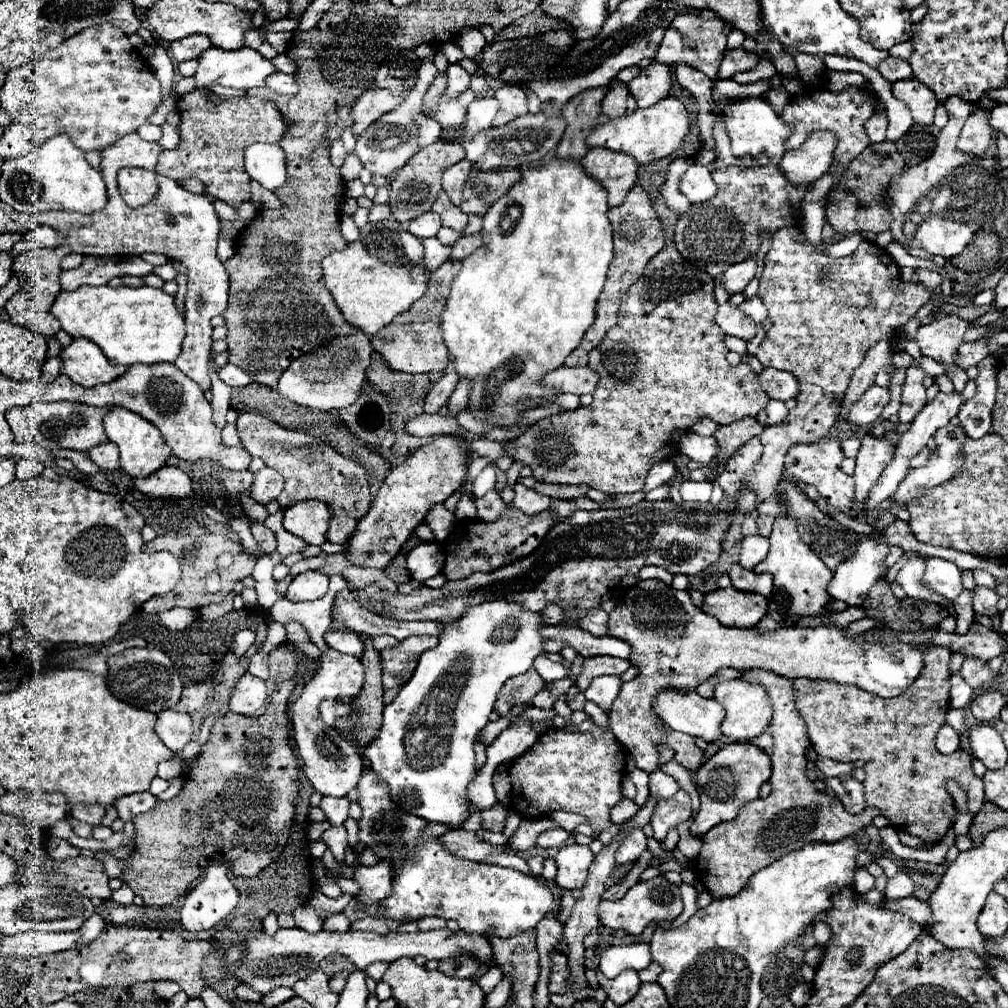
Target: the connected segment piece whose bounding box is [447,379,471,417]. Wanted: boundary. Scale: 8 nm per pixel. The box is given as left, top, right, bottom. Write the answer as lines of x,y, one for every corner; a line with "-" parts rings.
459,379
457,387
455,387
455,391
451,393
449,403
447,403
447,407
449,407
449,415
451,415
451,417
455,417
455,413
459,413
459,409
467,407
469,391
471,391
471,381
467,381
467,379

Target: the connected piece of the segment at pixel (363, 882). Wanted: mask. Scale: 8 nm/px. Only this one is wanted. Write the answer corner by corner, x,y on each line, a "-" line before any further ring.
379,861
373,867
357,867
353,879
363,889
363,893
357,895
363,903
383,901
383,897
391,895
391,865
387,865
387,861

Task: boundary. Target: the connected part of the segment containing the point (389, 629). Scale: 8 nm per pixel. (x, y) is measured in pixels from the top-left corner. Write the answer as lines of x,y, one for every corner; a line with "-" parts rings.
339,591
335,595
333,607
331,607
333,621
343,623
345,627
353,629
361,635
393,635
397,639
405,639
411,635
439,635
441,623
437,621
395,621
387,619
379,613
373,613
371,609
363,607
351,591

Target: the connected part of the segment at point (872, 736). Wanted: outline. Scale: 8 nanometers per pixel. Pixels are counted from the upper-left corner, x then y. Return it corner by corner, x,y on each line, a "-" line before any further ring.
925,647
925,669
921,677
899,697
895,699
883,699
877,695
871,695
863,689
851,687
851,685
839,685
831,681
819,681
819,679
795,679
793,691
797,701
797,713
807,725
807,733
811,739
813,749
819,757
829,757
835,761
863,761
863,769
867,773
865,785
865,799
867,805
879,807
883,817
891,819
891,825
899,831
907,831
911,835
921,837
927,845
939,843
947,829
955,821
955,803
949,795
945,783
947,779
955,779
961,783
961,787
967,791
969,799
969,811
975,815
983,801
983,781
973,775
971,767
972,757
962,749
949,755
941,755
935,749
935,735
939,727
945,723
947,711
949,711
949,659
951,653
945,647

